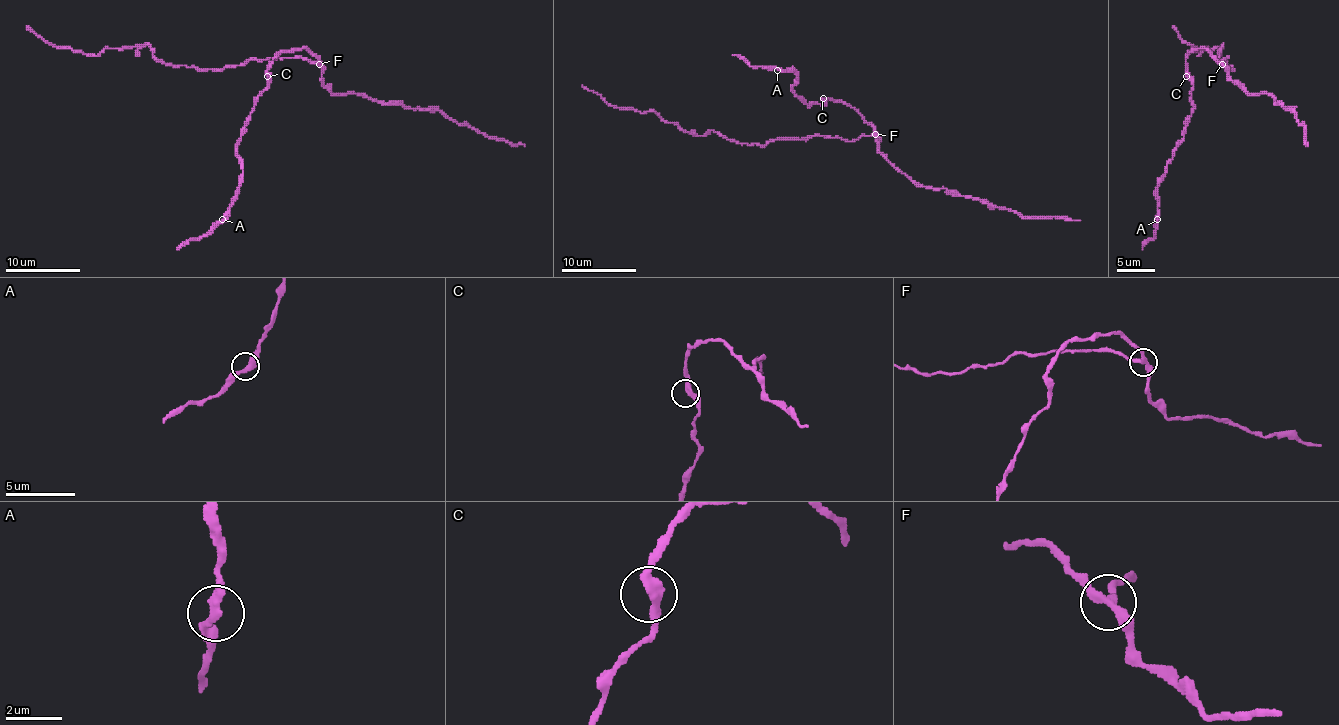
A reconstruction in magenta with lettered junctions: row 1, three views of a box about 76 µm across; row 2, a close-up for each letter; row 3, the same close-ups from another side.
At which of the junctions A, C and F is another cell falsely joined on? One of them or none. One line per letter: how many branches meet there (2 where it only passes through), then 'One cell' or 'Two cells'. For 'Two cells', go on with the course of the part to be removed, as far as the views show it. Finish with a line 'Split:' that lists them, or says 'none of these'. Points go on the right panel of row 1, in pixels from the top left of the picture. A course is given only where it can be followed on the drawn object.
A: Branches: 2. One cell
C: Branches: 2. One cell
F: Branches: 3. Two cells. Course of the part to remove: (1221, 63), (1229, 58), (1223, 60), (1233, 71), (1217, 58), (1223, 44), (1199, 56), (1172, 26)
Split: F

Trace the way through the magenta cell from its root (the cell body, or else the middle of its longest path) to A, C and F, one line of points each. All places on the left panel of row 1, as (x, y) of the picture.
A: (307, 60), (318, 63), (307, 48), (273, 60), (267, 88), (237, 146), (243, 165), (237, 199), (222, 219)
C: (307, 60), (318, 63), (307, 48), (280, 52), (273, 60), (267, 76)
F: (307, 60), (320, 63)

